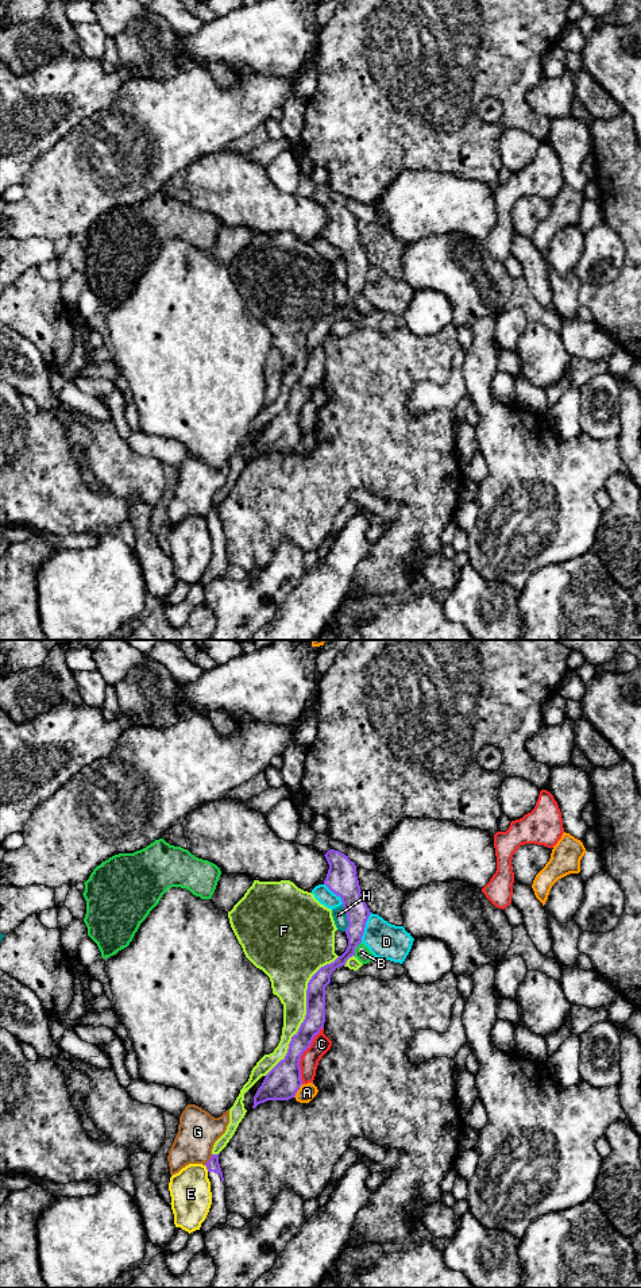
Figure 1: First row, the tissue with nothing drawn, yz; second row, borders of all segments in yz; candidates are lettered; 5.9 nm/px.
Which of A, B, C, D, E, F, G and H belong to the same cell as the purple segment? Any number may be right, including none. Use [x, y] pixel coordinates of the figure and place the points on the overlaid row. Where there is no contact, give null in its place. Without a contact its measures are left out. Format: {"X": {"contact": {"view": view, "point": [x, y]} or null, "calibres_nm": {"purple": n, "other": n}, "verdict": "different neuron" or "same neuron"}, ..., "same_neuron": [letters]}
{"A": {"contact": {"view": "yz", "point": [297, 1090]}, "calibres_nm": {"purple": 200, "other": 100}, "verdict": "different neuron"}, "B": {"contact": {"view": "yz", "point": [355, 947]}, "calibres_nm": {"purple": 140, "other": 90}, "verdict": "different neuron"}, "C": {"contact": {"view": "yz", "point": [301, 1055]}, "calibres_nm": {"purple": 200, "other": 110}, "verdict": "different neuron"}, "D": {"contact": {"view": "yz", "point": [365, 926]}, "calibres_nm": {"purple": 140, "other": 220}, "verdict": "different neuron"}, "E": {"contact": {"view": "yz", "point": [207, 1168]}, "calibres_nm": {"purple": 80, "other": 240}, "verdict": "different neuron"}, "F": {"contact": {"view": "yz", "point": [307, 1013]}, "calibres_nm": {"purple": 120, "other": 240}, "verdict": "different neuron"}, "G": {"contact": {"view": "yz", "point": [209, 1160]}, "calibres_nm": {"purple": 80, "other": 240}, "verdict": "different neuron"}, "H": {"contact": {"view": "yz", "point": [347, 918]}, "calibres_nm": {"purple": 180, "other": 80}, "verdict": "different neuron"}, "same_neuron": []}

